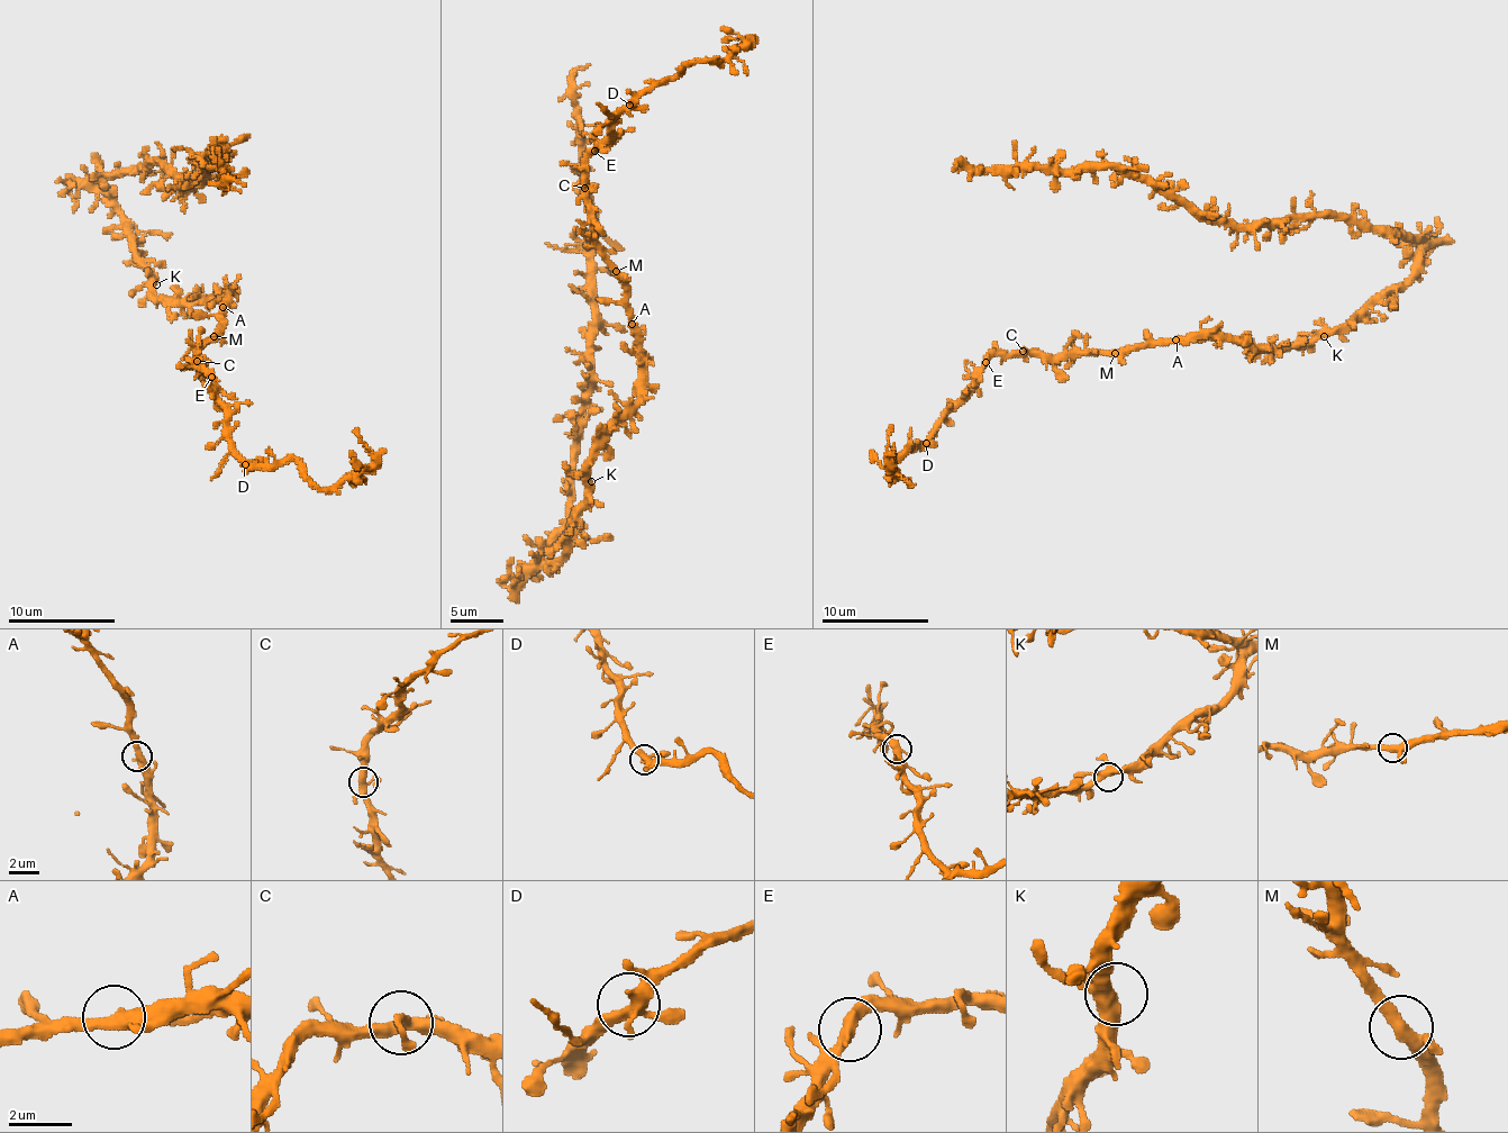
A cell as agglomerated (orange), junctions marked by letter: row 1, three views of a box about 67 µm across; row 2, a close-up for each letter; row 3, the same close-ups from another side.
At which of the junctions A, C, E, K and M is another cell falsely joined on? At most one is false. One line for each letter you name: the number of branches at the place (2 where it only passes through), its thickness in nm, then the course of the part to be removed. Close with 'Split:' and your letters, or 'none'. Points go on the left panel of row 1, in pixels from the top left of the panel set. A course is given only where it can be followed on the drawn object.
Split: none

